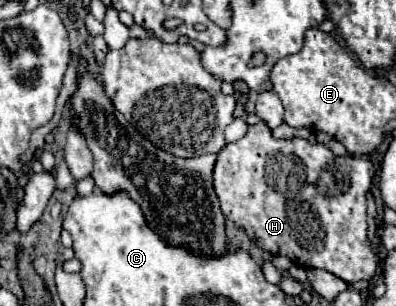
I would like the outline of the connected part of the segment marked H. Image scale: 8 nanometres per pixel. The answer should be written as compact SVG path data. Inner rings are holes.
M259 121L249 127L245 137L219 153L213 185L223 215L241 227L259 249L285 255L305 269L325 269L353 285L375 277L379 265L367 237L367 193L373 175L375 165L369 155L337 157L323 143L277 141Z

